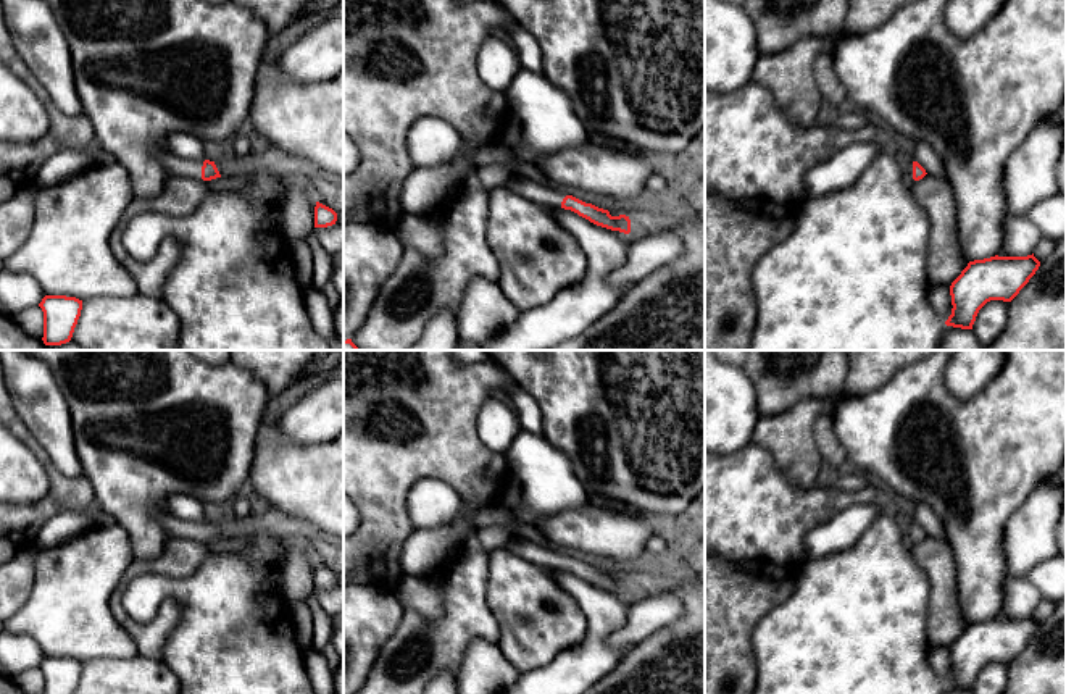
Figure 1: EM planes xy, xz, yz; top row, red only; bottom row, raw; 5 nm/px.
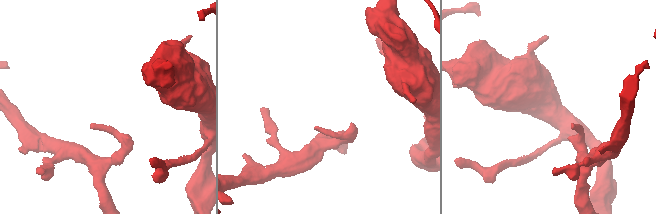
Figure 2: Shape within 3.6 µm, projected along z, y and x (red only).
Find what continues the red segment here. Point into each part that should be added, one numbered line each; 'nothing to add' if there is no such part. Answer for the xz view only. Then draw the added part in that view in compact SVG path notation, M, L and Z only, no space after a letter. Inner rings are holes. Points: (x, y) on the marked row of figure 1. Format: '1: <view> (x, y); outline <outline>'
1: xz (544, 196); outline M514 174L506 184L510 190L529 199L545 208L561 208L561 202L566 197L547 186L540 186L529 178Z

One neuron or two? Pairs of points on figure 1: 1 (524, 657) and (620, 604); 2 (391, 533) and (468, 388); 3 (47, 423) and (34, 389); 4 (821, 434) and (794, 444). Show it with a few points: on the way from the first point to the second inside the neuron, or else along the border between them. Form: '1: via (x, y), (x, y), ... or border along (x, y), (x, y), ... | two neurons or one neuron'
1: border along (565, 591), (584, 615), (586, 636), (563, 651) | two neurons
2: via (391, 497), (391, 470), (428, 433), (433, 423) | one neuron
3: via (45, 415), (36, 397) | one neuron
4: border along (828, 415), (815, 420), (815, 446), (823, 460) | two neurons

